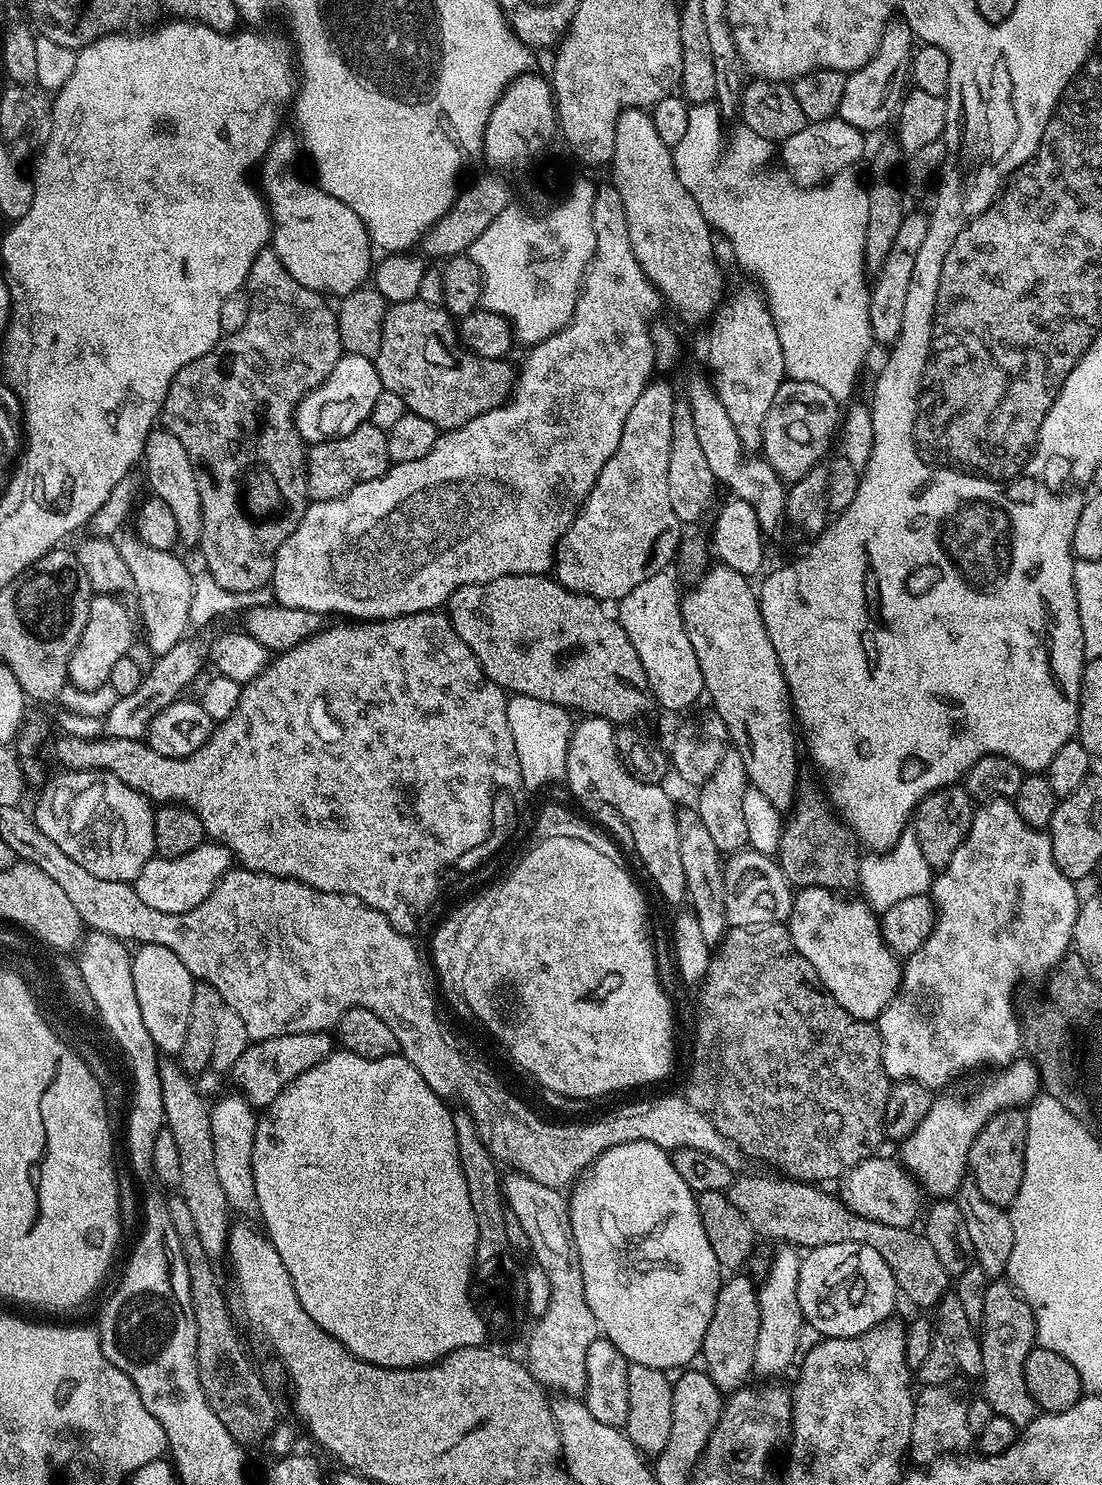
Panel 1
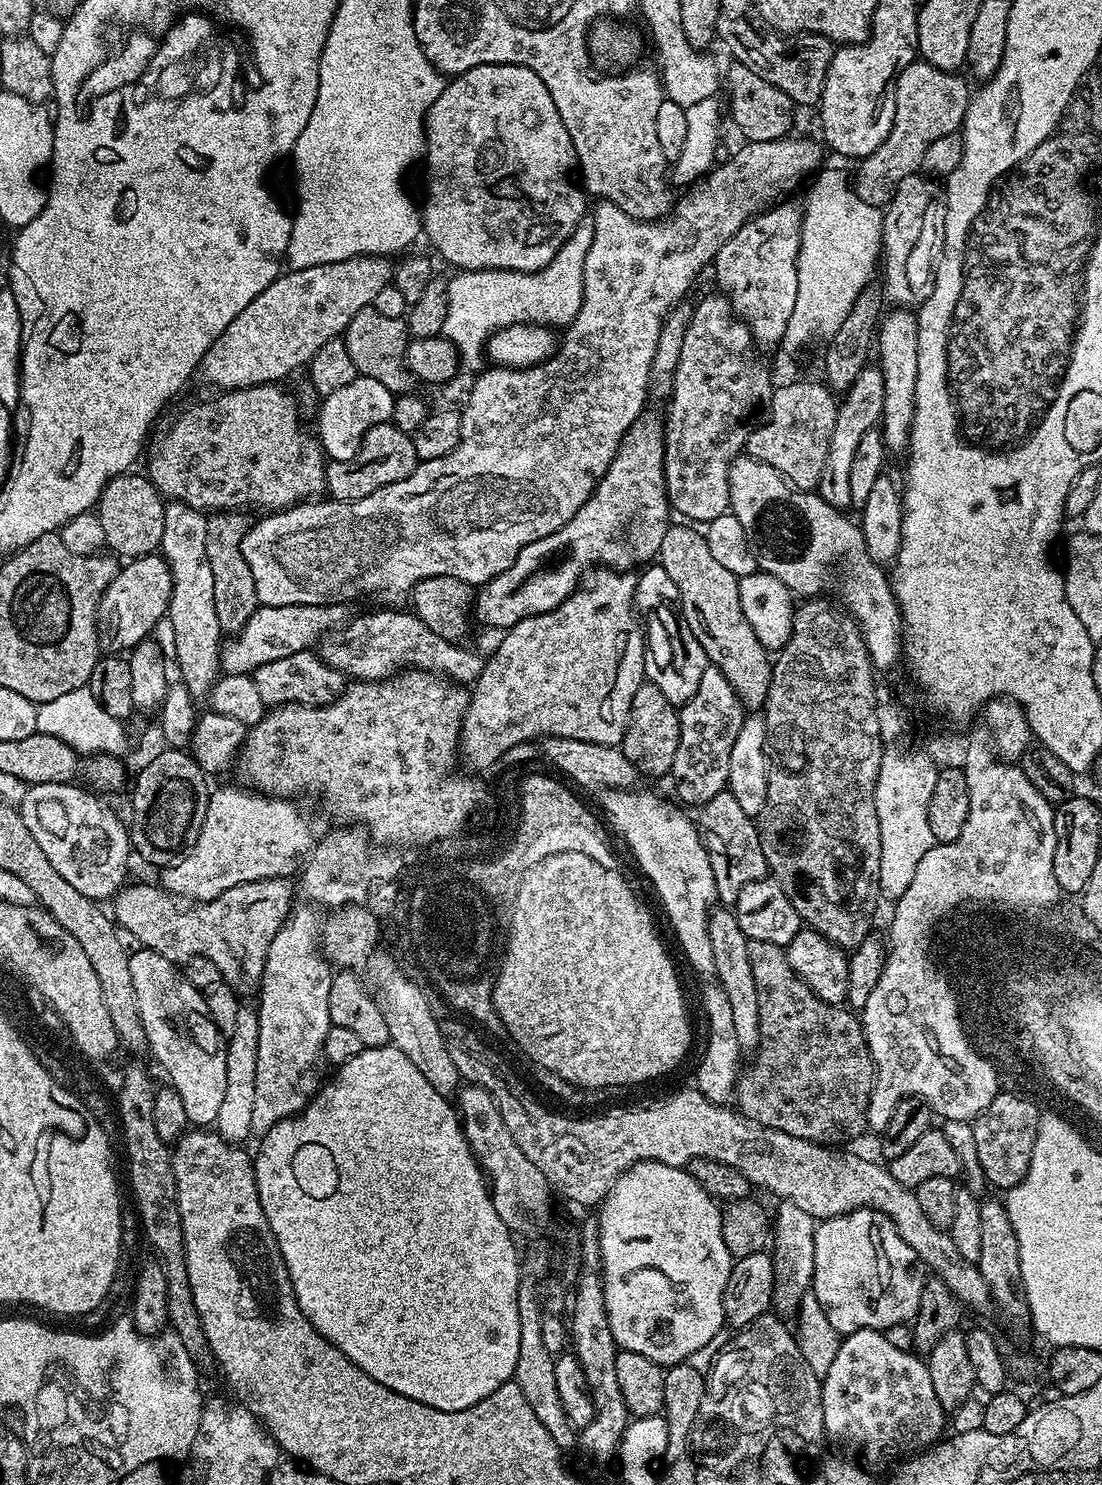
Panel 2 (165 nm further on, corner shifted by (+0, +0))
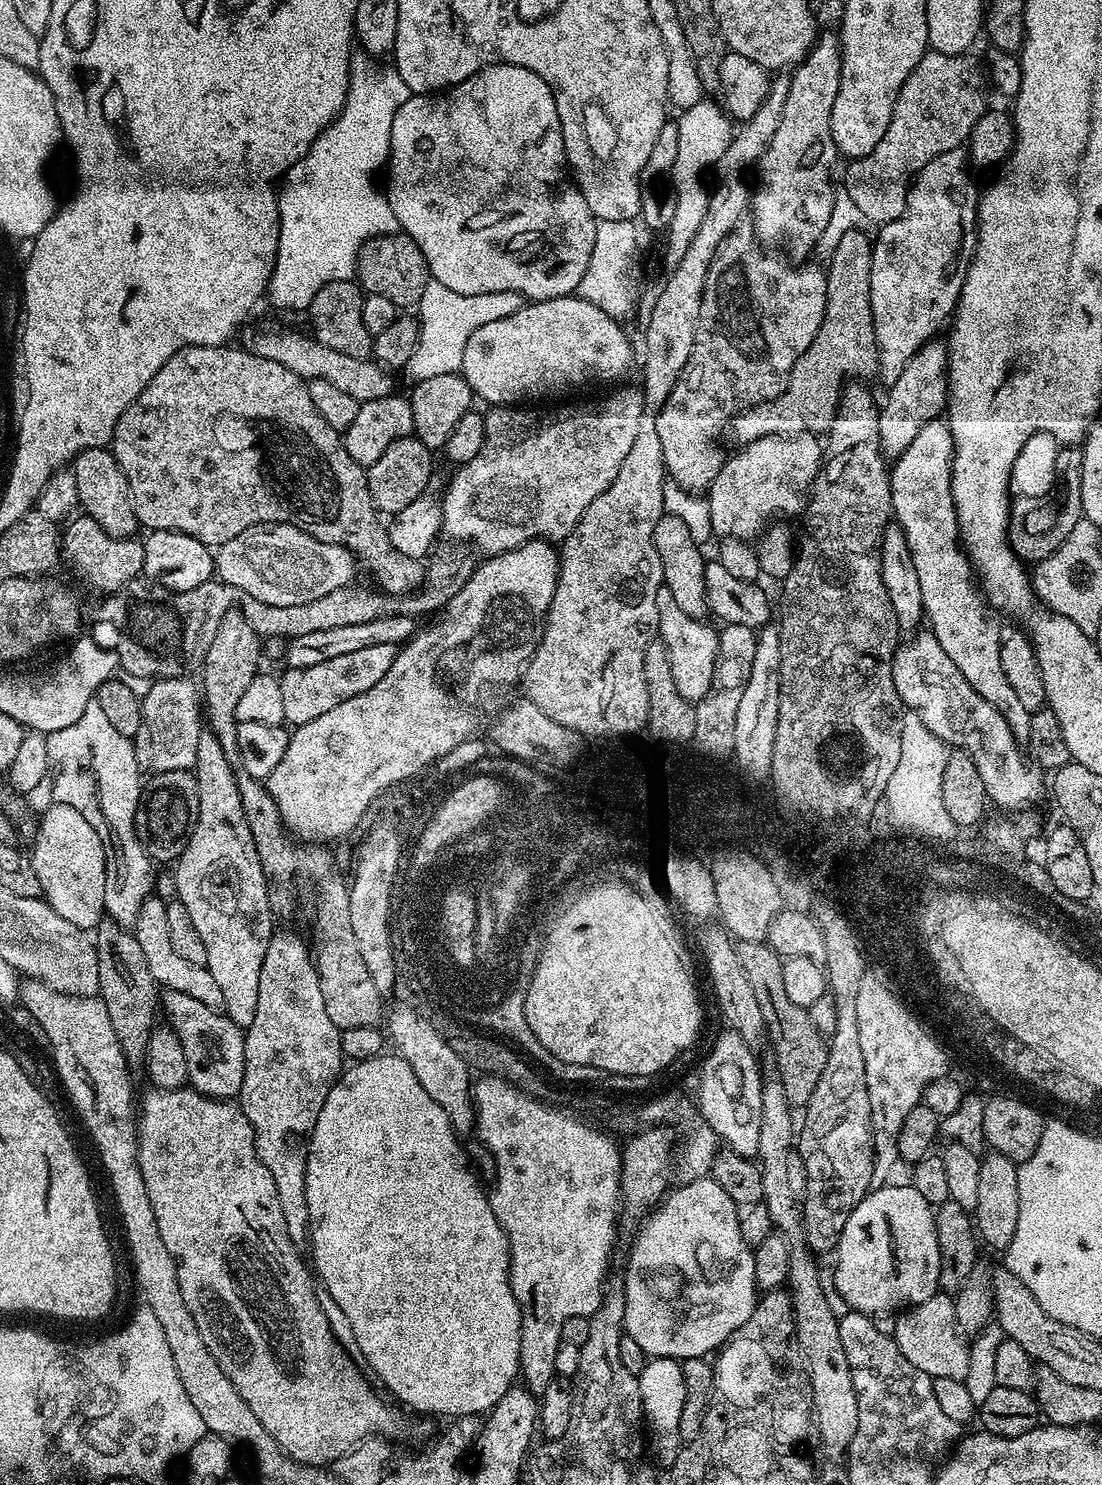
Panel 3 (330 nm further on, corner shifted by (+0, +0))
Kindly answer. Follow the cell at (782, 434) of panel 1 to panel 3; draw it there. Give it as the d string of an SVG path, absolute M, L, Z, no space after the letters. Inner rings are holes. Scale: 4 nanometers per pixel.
M798 432L791 436L763 436L754 442L743 445L731 457L725 459L718 470L718 478L709 486L706 493L708 499L708 520L717 532L717 537L734 540L755 541L765 531L768 519L772 515L780 516L785 512L792 516L803 513L810 499L812 483L816 481L822 467L822 444L815 435Z

